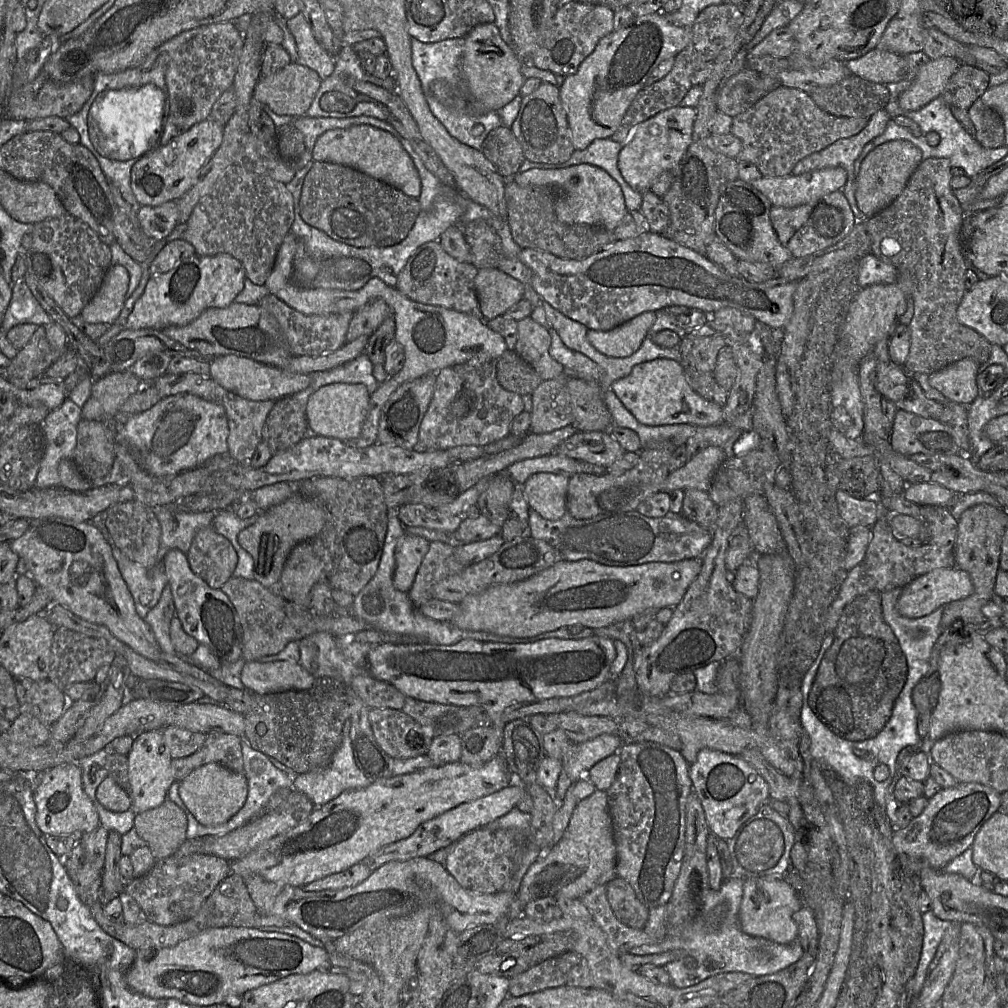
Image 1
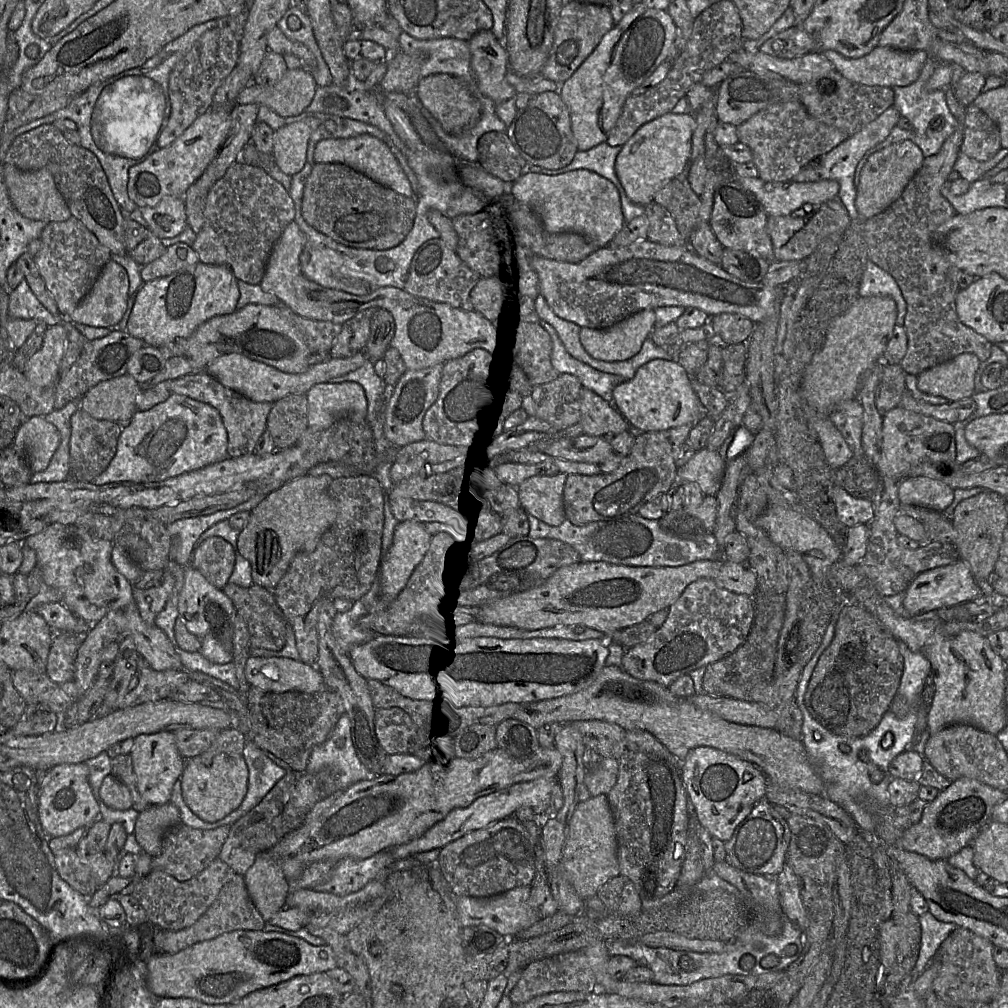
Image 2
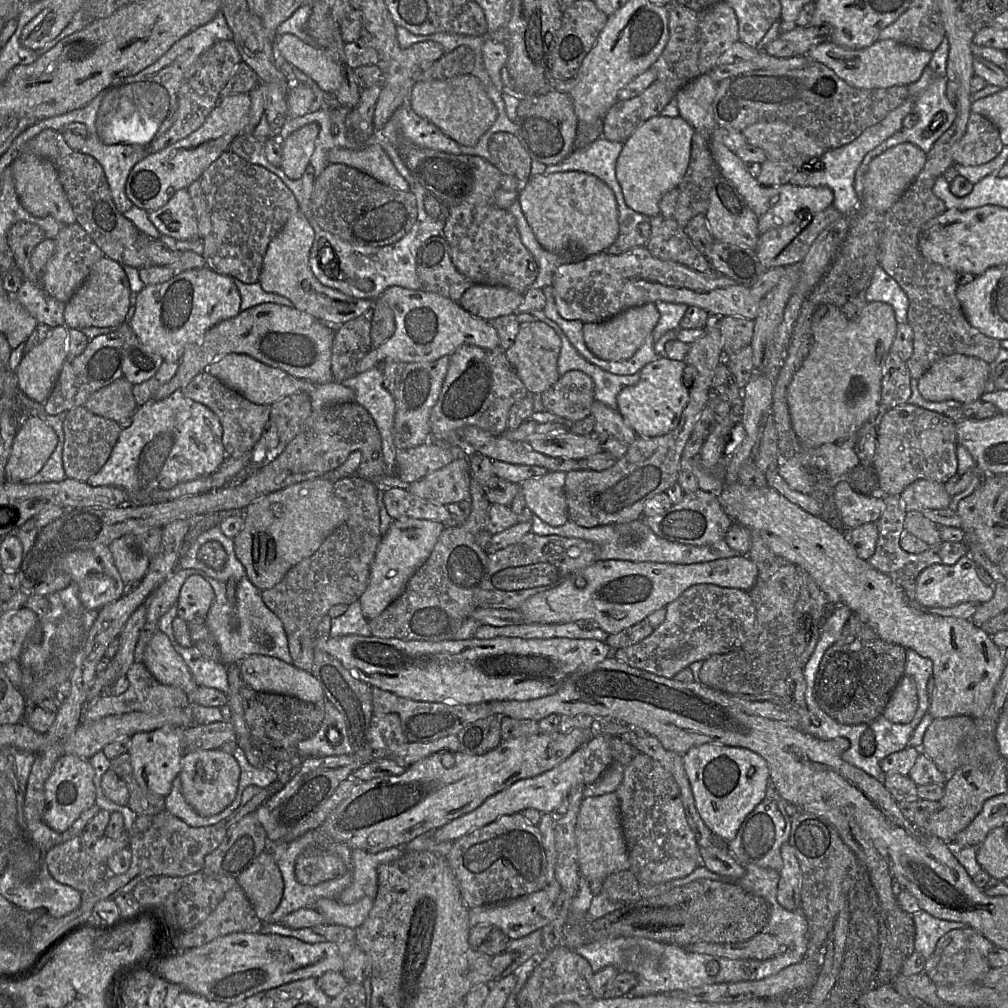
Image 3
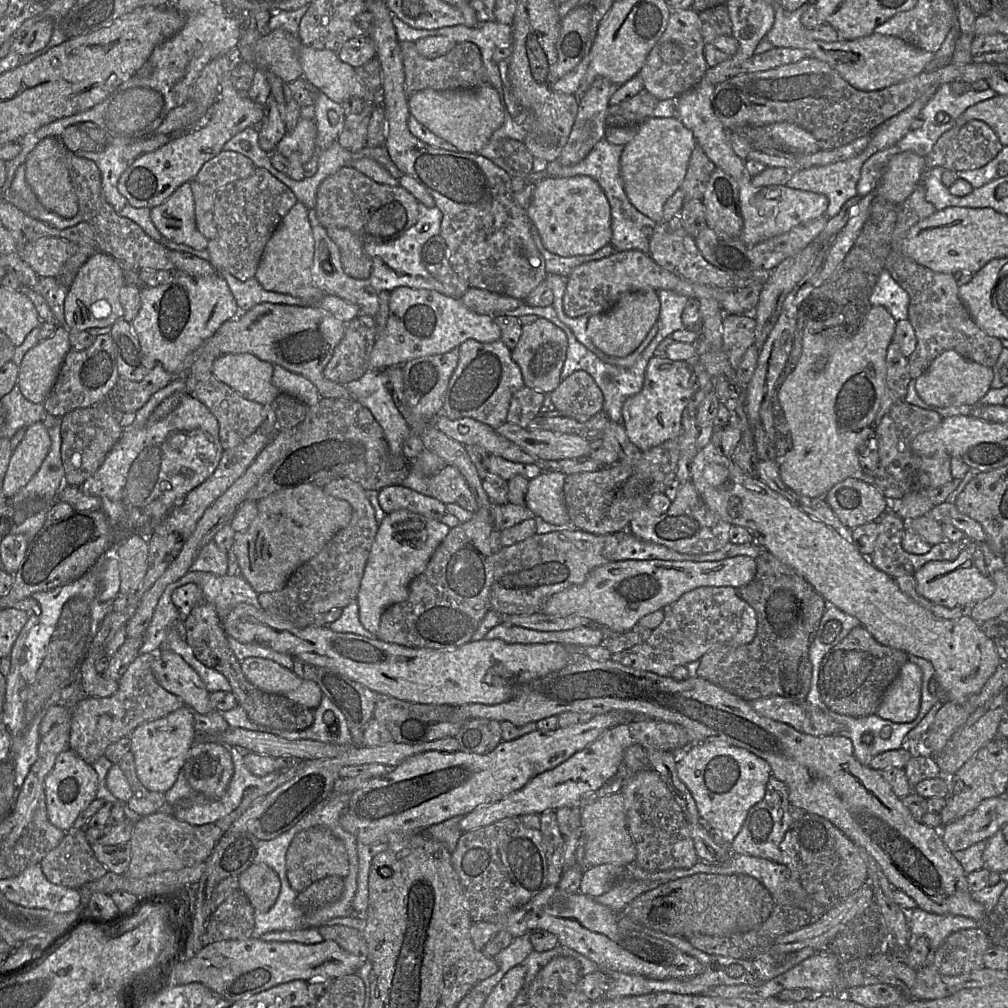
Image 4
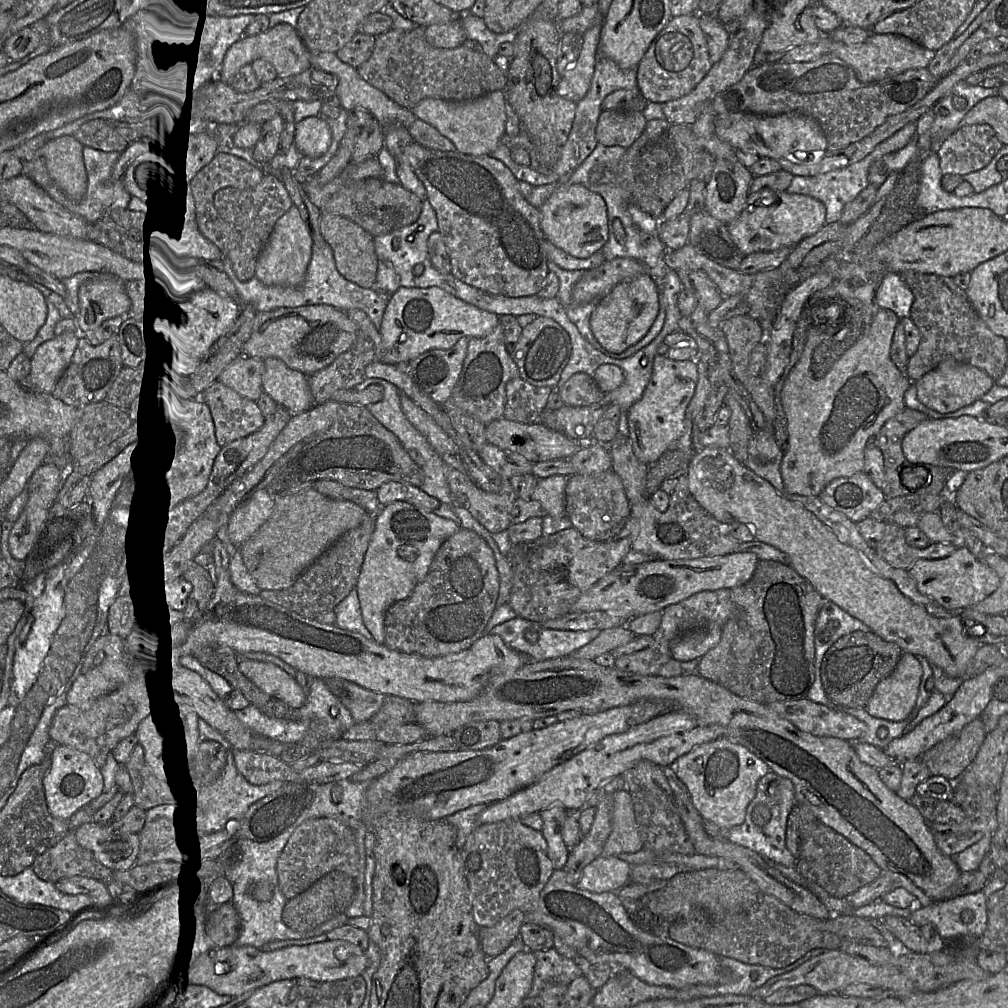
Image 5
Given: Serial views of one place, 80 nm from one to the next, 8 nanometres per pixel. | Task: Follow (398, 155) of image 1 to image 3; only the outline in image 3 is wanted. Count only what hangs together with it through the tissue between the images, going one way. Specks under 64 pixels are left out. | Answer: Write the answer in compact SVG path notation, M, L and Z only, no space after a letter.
M379 146L362 150L333 148L327 154L329 164L345 164L368 174L384 185L410 191L409 183L398 173L386 152Z

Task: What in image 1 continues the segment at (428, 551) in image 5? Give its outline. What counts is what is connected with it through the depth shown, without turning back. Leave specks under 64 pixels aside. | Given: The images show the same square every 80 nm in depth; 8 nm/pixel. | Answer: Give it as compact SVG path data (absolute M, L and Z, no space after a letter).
M405 533L395 550L393 585L402 592L408 592L416 573L429 550L430 542L417 535Z

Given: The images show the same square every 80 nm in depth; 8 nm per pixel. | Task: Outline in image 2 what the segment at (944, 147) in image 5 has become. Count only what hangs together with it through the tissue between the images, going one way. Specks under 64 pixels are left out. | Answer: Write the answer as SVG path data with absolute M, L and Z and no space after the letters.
M973 103L966 106L960 152L972 159L987 161L1001 148L1000 132L993 120Z

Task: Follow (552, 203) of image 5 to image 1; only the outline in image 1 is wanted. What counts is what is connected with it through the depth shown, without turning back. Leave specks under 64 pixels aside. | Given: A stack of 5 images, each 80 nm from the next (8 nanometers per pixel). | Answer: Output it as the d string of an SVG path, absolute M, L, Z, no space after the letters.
M589 164L563 169L530 169L511 178L520 186L553 186L560 192L555 204L557 219L565 224L586 224L603 227L611 232L627 213L618 183L604 170Z

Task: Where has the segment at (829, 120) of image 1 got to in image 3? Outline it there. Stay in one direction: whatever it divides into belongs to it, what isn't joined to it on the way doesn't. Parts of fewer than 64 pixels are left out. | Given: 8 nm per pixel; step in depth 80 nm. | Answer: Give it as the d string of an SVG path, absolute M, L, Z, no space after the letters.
M781 119L762 120L747 126L743 131L747 143L764 150L766 160L761 164L757 181L762 186L778 186L789 183L790 179L804 165L820 158L828 148L806 129Z

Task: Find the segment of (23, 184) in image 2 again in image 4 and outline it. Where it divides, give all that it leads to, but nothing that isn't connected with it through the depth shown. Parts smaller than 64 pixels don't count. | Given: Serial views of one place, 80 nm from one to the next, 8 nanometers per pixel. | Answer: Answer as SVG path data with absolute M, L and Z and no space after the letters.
M47 137L29 152L24 162L26 182L38 201L63 218L72 218L78 213L78 200L68 168L68 151L60 138Z

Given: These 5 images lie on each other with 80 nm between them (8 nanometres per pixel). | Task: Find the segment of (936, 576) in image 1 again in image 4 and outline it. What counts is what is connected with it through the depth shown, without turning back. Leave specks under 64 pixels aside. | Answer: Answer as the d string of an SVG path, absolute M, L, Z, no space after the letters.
M965 548L953 561L930 561L913 574L917 592L929 601L954 608L964 604L975 604L990 597L995 584L990 576L984 576L975 565L973 554Z

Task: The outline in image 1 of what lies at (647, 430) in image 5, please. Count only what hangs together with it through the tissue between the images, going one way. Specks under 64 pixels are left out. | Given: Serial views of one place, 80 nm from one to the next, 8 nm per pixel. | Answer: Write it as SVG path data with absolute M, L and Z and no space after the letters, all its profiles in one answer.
M660 358L637 364L628 376L614 381L610 389L638 422L647 426L690 424L707 427L723 422L723 406L698 395L686 380L683 364L675 360Z

